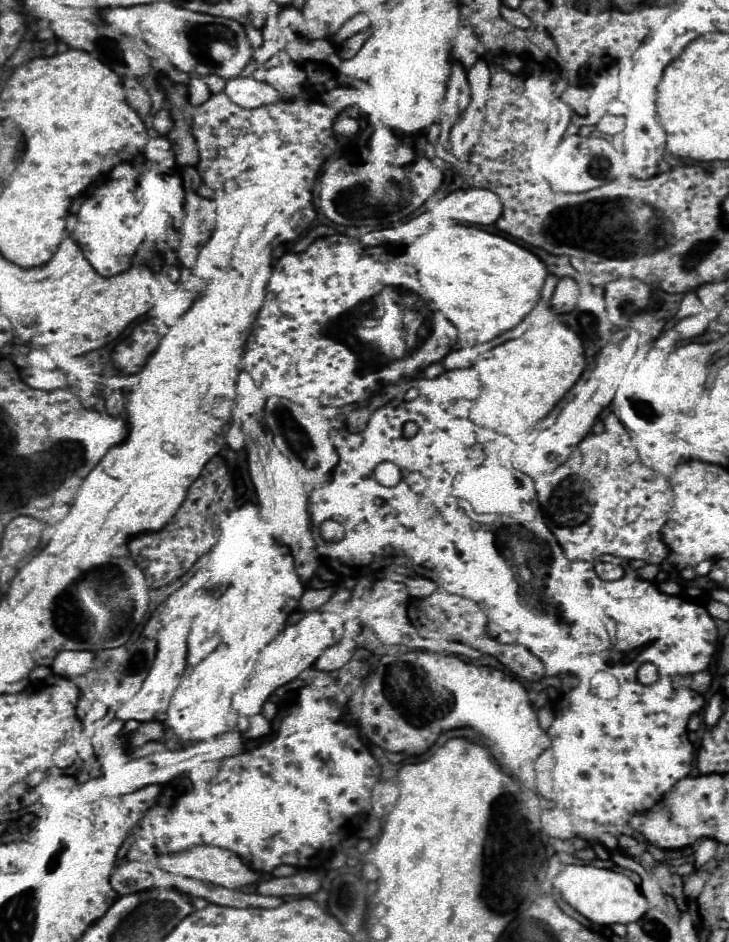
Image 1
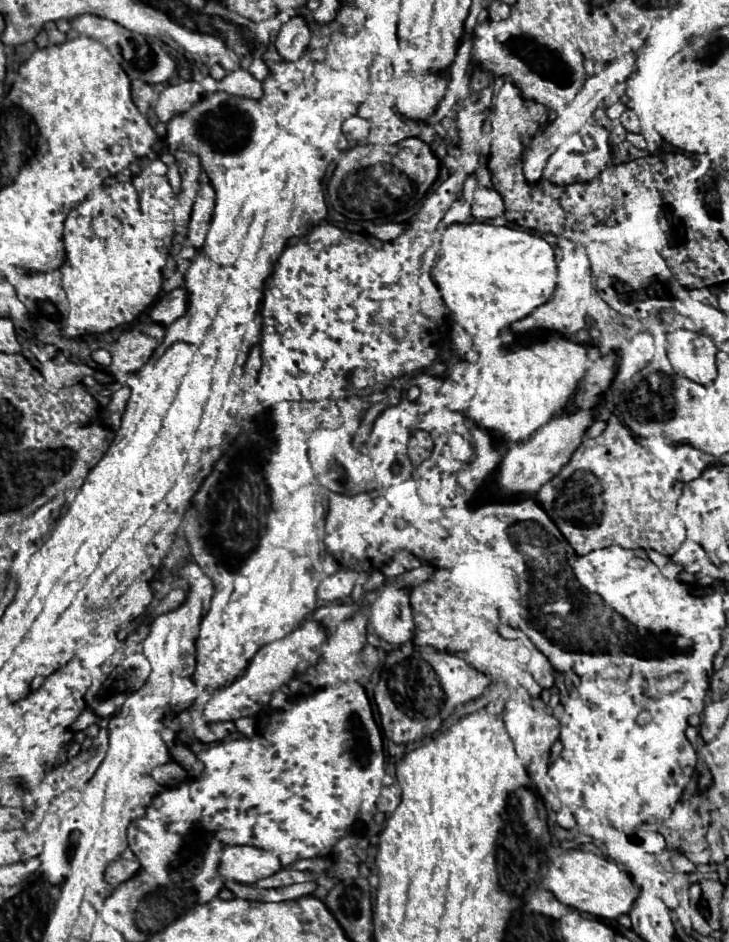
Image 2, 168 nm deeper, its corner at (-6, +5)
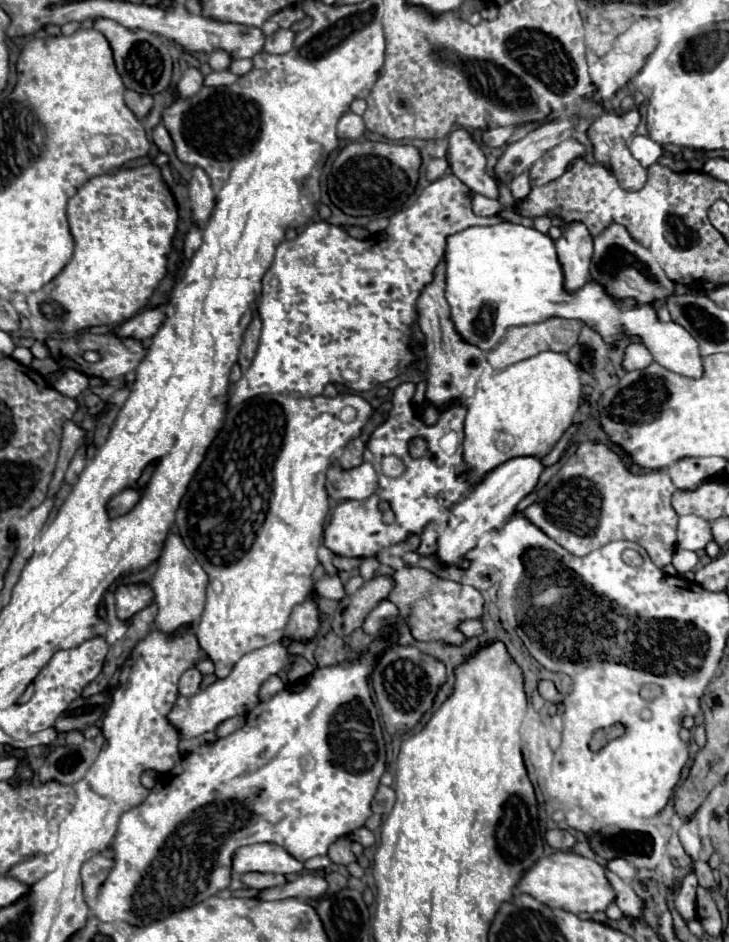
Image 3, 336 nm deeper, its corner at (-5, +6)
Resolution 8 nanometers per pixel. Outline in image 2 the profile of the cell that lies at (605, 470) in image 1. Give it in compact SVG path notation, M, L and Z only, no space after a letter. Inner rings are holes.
M612 417L602 435L584 439L568 465L552 477L550 487L556 495L542 507L552 521L556 507L560 507L560 515L556 513L556 527L578 555L610 545L654 549L662 555L674 555L686 539L684 523L676 515L682 483L672 479L666 467L646 451L648 449L644 449L638 439ZM592 505L604 505L604 509L598 513Z

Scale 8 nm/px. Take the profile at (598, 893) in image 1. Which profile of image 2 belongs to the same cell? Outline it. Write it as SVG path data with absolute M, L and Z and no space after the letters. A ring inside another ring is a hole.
M570 849L562 853L562 857L552 861L552 865L542 877L542 885L550 893L554 893L562 905L574 911L590 913L600 919L616 919L620 915L626 915L630 911L630 905L638 897L636 887L626 877L624 865L580 849Z

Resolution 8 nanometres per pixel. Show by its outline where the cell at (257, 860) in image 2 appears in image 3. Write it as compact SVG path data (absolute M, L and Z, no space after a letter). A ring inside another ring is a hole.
M251 844L241 846L233 854L233 872L273 872L273 874L299 874L303 872L303 864L287 854L277 844Z

